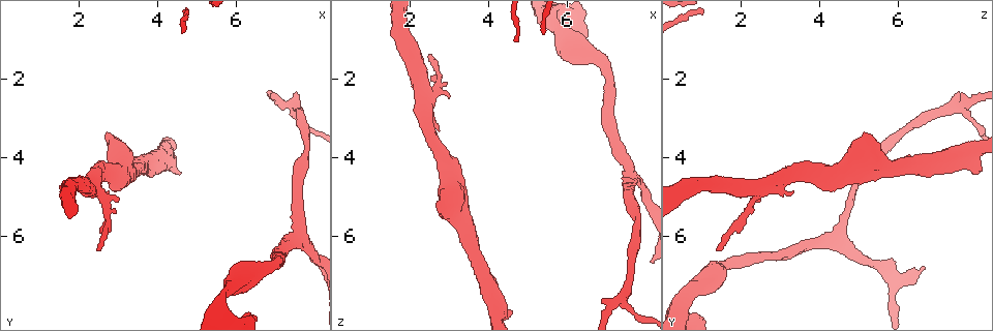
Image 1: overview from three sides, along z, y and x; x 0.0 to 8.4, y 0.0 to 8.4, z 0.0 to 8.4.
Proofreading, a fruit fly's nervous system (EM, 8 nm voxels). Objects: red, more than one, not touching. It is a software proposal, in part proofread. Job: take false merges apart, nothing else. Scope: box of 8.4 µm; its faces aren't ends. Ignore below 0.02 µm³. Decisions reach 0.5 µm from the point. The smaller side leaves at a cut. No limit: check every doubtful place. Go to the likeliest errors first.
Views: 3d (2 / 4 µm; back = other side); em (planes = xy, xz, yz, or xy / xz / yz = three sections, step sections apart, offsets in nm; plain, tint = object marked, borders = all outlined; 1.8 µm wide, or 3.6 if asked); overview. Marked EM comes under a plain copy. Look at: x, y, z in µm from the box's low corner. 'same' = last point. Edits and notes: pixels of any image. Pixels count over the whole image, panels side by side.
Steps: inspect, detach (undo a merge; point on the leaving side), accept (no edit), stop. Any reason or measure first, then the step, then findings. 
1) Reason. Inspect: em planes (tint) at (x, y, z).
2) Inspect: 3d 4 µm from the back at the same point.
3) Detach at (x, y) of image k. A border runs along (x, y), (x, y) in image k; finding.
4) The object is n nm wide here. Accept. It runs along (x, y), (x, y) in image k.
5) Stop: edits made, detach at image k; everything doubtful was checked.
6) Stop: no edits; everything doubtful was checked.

Inspect: em xy step 4 (tint) at (2.35, 4.80, 2.50).

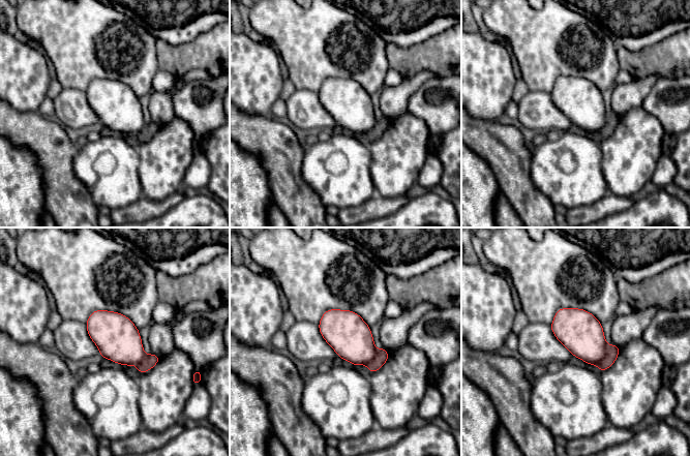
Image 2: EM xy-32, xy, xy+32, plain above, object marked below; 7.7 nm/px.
Cut it another way. Inspect: em planes (tint) at the same point.

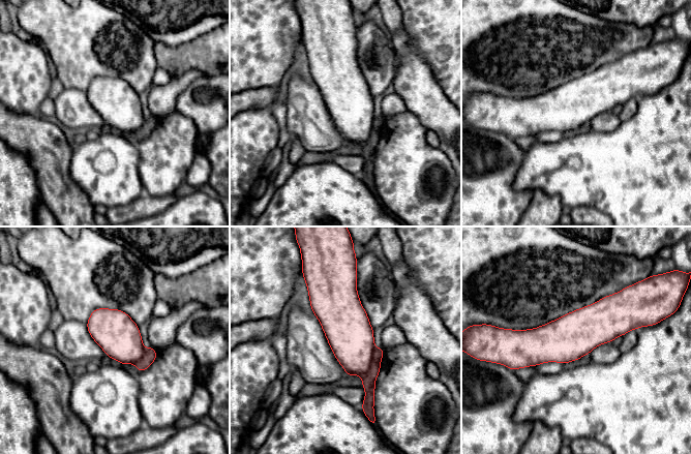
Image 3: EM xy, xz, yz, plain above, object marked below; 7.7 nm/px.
Detach at (368, 382) of image 3. A border runs along (376, 349), (370, 366), (362, 379) in image 3; a second neuron is stuck on.

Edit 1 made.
Sharp bend. Inspect: em 3.6 µm planes (tint) at (3.05, 4.15, 5.30).

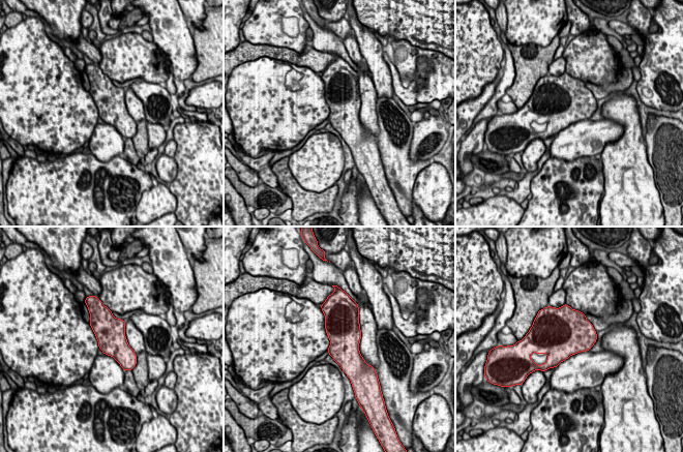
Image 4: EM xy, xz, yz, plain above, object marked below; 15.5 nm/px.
Accept. One neuron here.

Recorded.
Branch point. Inspect: 3d 2 µm at (7.45, 6.15, 4.05).

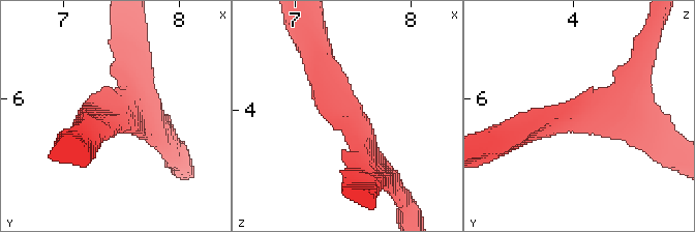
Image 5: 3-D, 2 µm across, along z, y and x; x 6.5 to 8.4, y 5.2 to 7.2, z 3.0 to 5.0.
Shape alone is not enough. Inspect: em planes (tint) at (7.46, 6.16, 4.00).

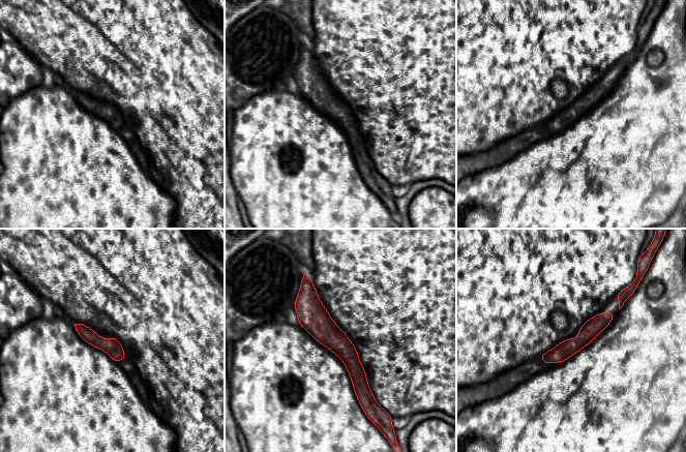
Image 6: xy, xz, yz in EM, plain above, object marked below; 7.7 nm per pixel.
Accept. It runs along (312, 290), (362, 402) in image 6; all the same neuron.

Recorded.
Stop: edits made, detach at image 3; everything doubtful was checked.

